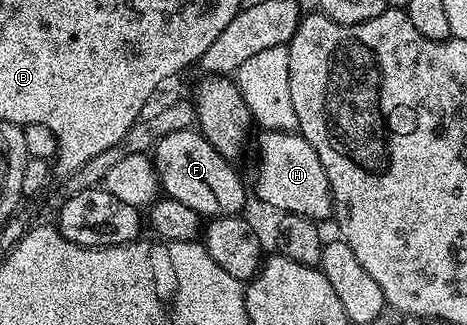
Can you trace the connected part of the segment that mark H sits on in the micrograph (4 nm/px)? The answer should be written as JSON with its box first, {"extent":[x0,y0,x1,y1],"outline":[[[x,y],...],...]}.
{"extent":[256,129,334,223],"outline":[[[273,129],[261,132],[260,162],[256,165],[256,197],[280,213],[302,213],[317,223],[331,218],[334,213],[330,183],[318,159],[318,151],[298,131],[283,133]]]}

